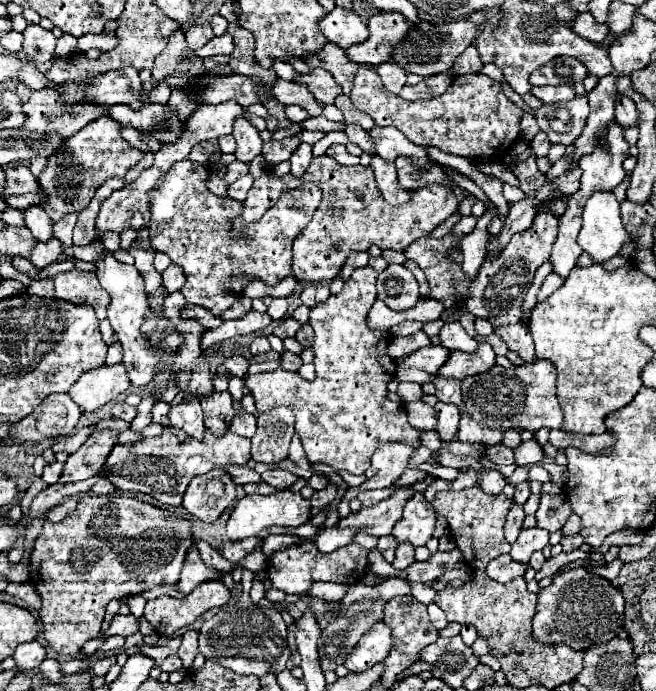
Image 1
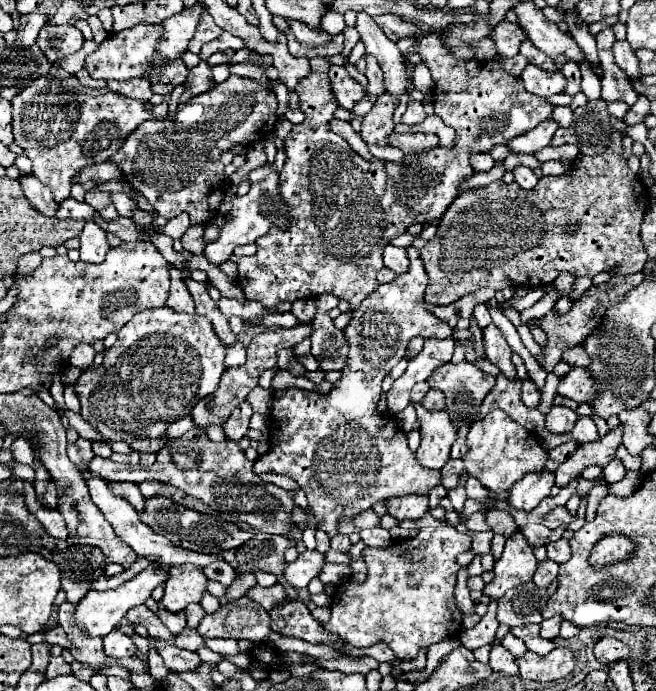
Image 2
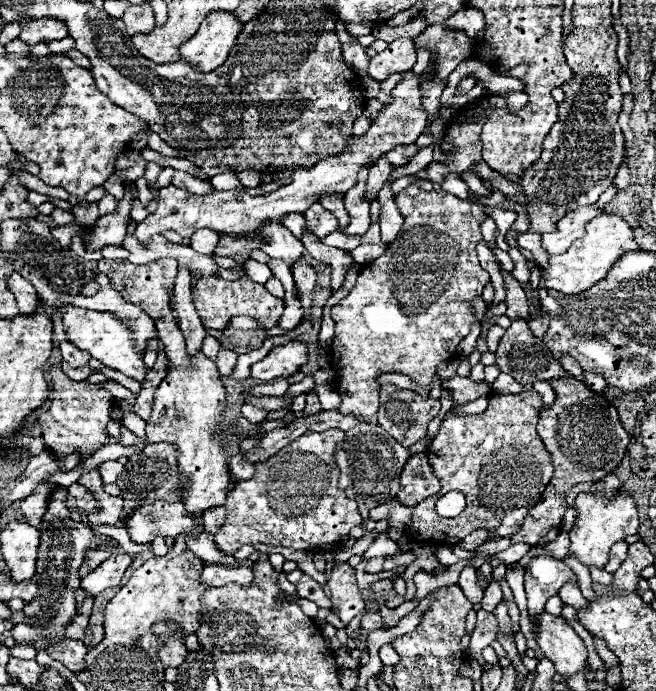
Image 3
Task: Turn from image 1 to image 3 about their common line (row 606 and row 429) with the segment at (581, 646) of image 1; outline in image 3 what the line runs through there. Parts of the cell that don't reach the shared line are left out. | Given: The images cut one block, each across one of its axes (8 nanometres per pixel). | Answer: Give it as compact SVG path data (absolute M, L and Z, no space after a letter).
M562 376L562 378L552 378L548 380L556 400L540 410L540 420L538 420L538 434L540 440L544 442L546 450L552 454L552 464L554 464L554 476L550 484L546 486L540 502L528 512L522 528L506 538L488 542L480 546L480 554L484 556L494 556L498 552L504 552L512 544L530 544L544 548L556 540L560 534L560 524L562 516L566 512L566 494L572 490L574 484L578 482L592 482L600 480L606 474L614 472L616 466L622 462L626 446L630 442L630 436L622 428L622 422L618 420L616 408L608 402L584 402L596 396L590 388L586 388L584 382L574 380L572 376Z

